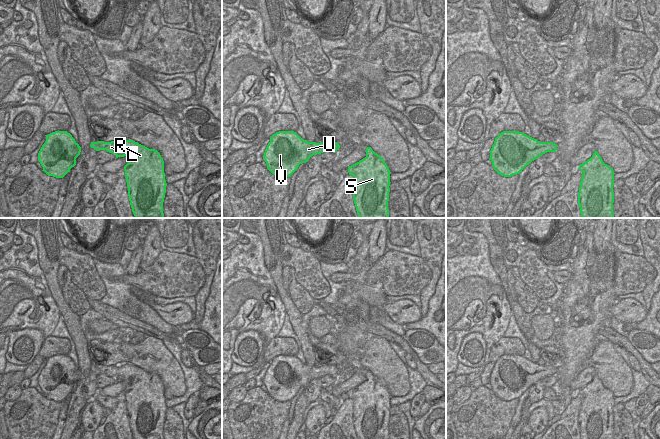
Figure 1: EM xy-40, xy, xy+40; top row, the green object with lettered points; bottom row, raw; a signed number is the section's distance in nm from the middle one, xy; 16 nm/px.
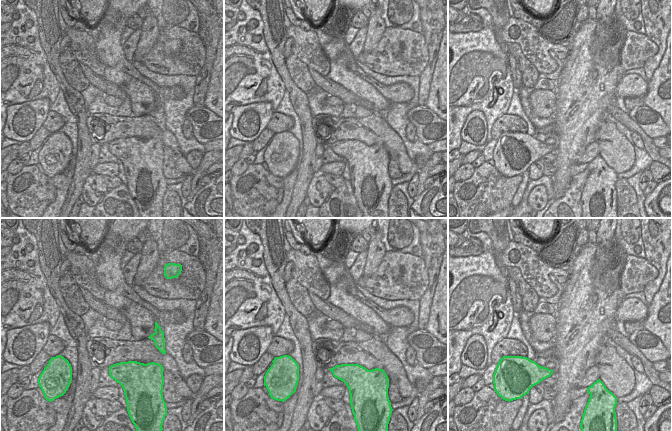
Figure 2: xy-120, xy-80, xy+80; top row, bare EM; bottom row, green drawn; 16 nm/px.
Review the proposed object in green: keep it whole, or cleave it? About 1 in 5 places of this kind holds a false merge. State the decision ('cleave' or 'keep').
keep

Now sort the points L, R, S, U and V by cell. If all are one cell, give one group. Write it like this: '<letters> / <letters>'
L R S U V

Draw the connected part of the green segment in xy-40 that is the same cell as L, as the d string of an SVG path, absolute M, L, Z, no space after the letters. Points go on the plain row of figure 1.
M133 364L91 366L96 375L106 374L116 382L131 380L124 390L128 420L134 439L164 439L166 417L164 385L155 373L149 373Z

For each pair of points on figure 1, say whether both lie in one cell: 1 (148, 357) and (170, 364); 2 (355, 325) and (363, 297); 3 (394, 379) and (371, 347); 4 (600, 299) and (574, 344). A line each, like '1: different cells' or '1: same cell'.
1: same cell
2: same cell
3: same cell
4: same cell

